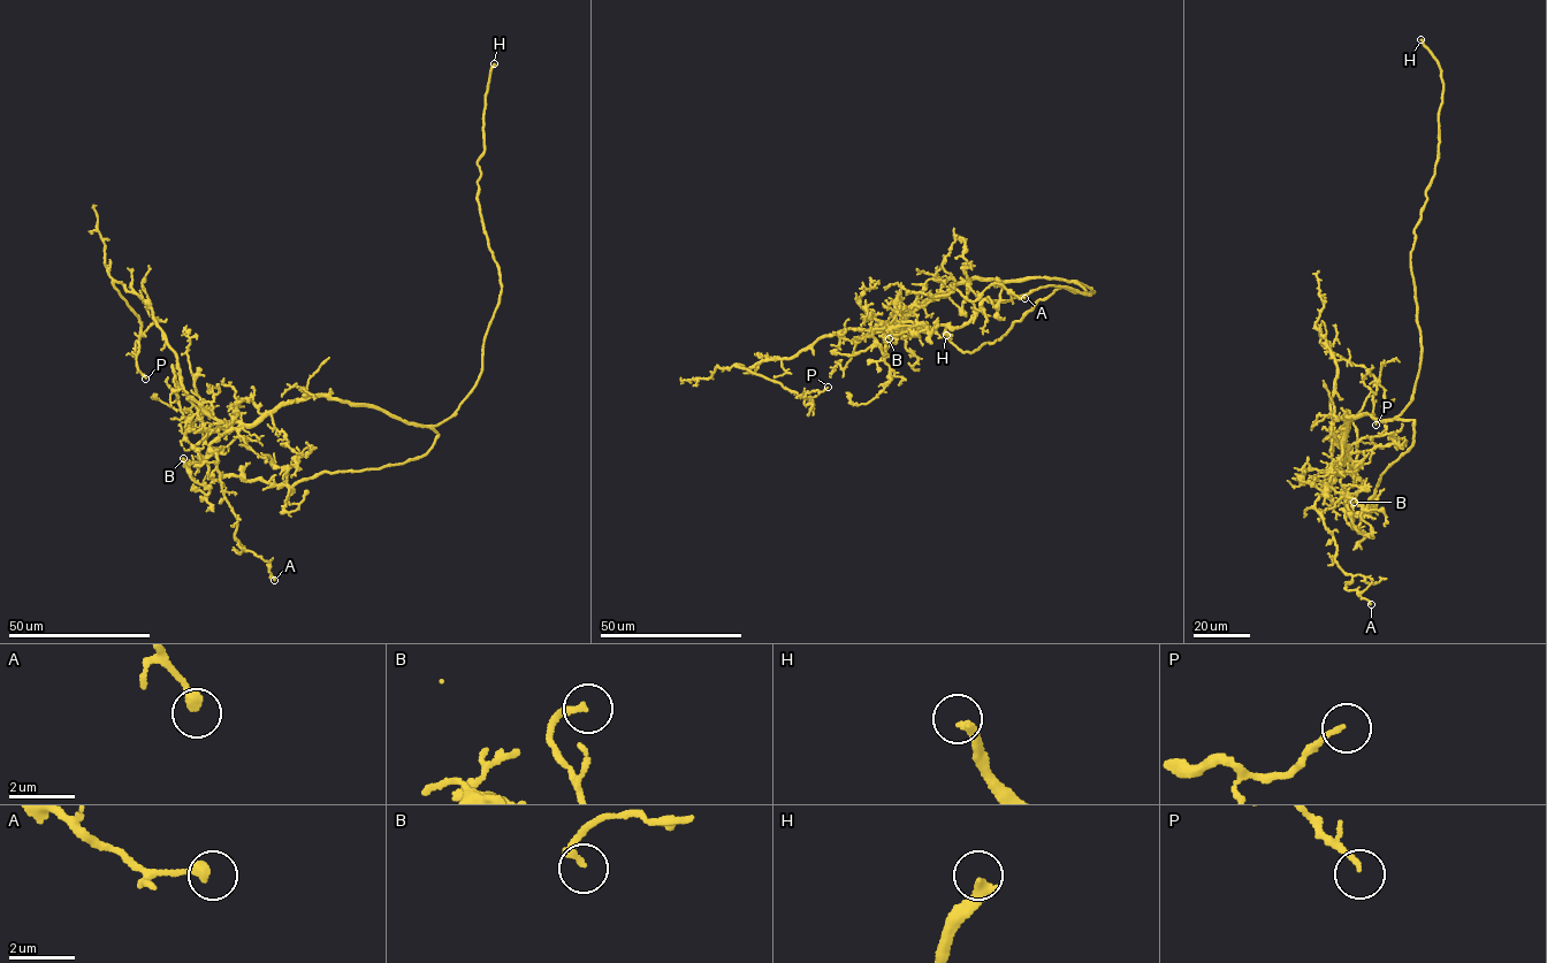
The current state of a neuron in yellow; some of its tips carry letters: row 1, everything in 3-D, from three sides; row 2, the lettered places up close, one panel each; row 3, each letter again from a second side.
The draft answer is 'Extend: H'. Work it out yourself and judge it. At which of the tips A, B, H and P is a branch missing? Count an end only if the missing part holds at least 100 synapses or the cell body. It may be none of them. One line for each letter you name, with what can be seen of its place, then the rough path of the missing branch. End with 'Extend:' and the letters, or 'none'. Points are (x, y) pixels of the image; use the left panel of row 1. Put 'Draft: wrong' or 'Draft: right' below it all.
H: place (494, 63); course (494, 63), (508, 54), (507, 46)
Extend: H
Draft: right

